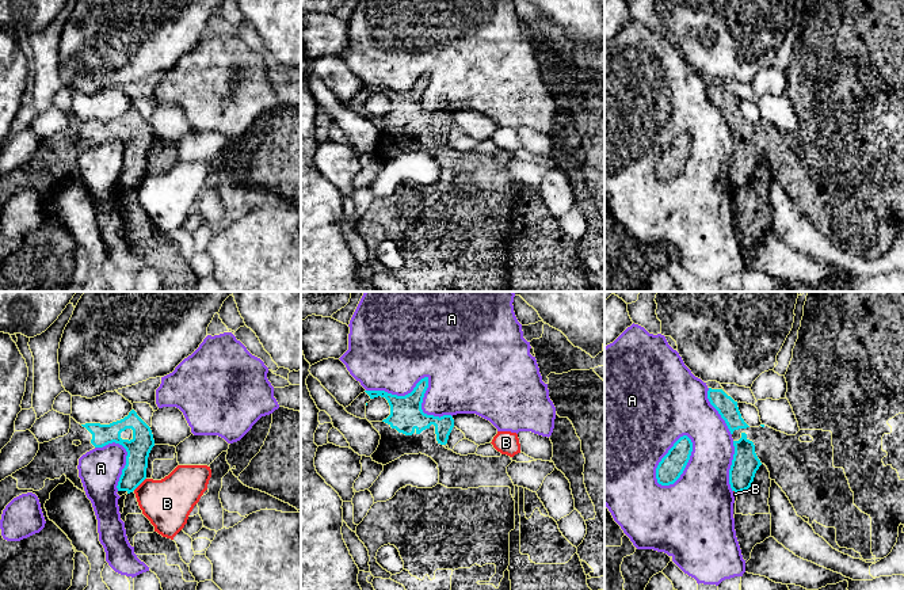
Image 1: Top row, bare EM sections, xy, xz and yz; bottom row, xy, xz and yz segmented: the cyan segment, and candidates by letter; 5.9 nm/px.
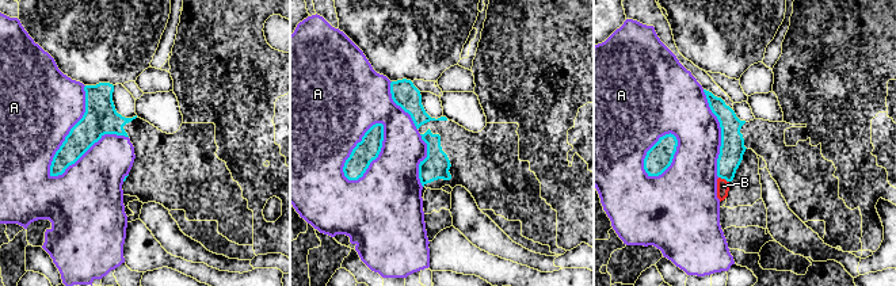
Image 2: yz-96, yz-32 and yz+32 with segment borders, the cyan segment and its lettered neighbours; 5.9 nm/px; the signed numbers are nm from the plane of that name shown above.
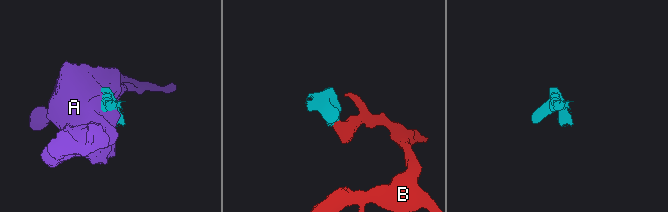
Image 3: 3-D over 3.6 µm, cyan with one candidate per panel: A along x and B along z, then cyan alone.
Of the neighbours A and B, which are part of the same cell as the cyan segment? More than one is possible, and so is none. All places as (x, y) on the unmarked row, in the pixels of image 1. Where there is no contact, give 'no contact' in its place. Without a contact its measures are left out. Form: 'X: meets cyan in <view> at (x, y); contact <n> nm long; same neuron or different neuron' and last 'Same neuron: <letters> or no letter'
A: meets cyan in xz at (427, 75); contact 550 nm long; different neuron
B: meets cyan in xy at (138, 181); contact 110 nm long; different neuron
Same neuron: no letter

